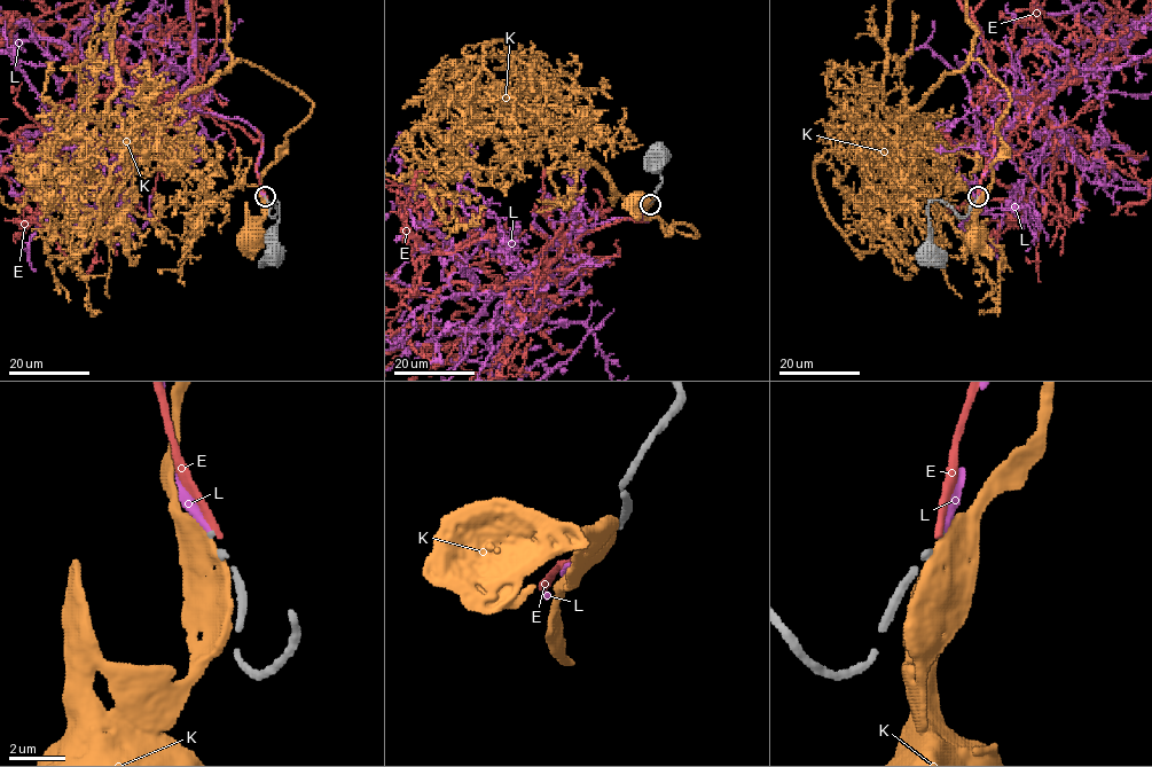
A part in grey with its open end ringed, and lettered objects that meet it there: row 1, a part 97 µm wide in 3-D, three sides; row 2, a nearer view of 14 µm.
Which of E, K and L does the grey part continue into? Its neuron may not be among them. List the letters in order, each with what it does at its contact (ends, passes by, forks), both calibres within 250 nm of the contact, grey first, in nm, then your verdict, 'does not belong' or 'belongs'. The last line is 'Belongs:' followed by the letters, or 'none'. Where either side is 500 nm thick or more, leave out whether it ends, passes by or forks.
E: it ends; calibres 150 and 320 nm; does not belong
K: it ends; calibres 150 and 480 nm; does not belong
L: it ends; calibres 150 and 280 nm; belongs
Belongs: L

